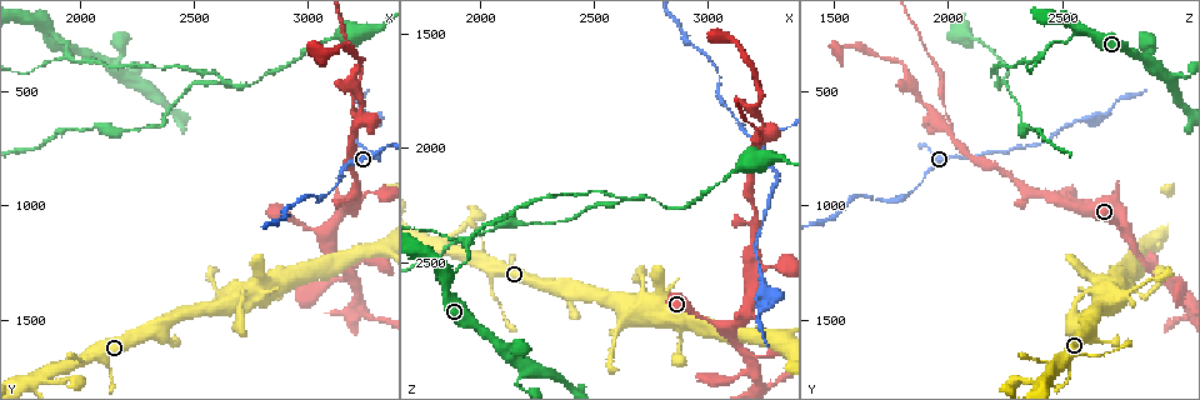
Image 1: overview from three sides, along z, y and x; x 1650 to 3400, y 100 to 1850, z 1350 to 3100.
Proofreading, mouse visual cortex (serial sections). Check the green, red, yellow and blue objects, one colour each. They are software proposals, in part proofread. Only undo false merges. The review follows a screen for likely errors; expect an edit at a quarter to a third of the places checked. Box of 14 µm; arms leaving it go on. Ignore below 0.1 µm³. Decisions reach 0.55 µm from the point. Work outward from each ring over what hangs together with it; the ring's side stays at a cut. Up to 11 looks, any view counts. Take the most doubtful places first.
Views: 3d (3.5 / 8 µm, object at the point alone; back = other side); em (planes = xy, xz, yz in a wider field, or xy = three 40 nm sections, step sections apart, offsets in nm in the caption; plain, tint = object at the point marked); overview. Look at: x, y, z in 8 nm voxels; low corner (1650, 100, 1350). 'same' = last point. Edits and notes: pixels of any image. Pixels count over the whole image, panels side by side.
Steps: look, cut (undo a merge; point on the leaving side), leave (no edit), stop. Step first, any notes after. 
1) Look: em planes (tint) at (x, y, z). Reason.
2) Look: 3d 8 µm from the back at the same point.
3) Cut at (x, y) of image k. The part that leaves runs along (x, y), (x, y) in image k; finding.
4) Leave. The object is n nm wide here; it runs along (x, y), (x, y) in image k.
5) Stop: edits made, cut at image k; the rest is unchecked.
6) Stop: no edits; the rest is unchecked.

Look: 3d 8 µm at (3230, 620, 1960). Abrupt turn.

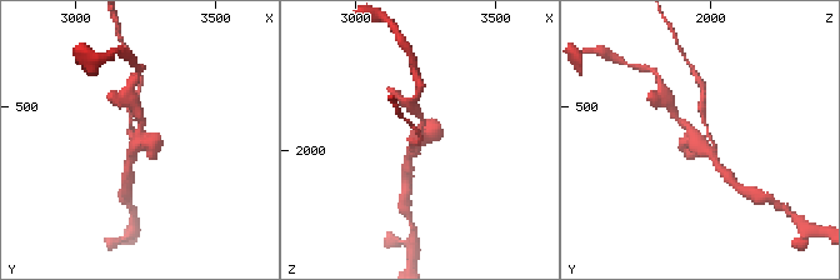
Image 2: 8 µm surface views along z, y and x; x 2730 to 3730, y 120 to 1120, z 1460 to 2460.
Look: em xy step 1 (tint) at (3230, 620, 1950).

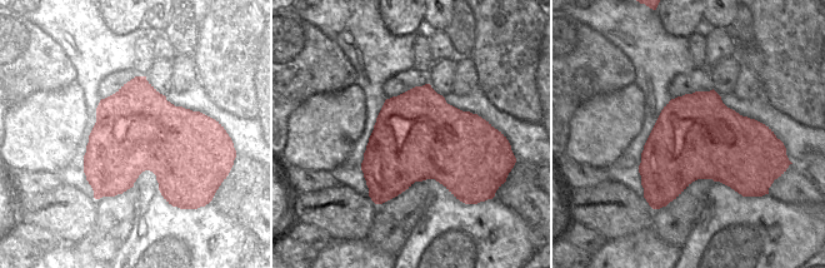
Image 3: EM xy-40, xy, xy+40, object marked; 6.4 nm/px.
Cut at (701, 108) of image 2. A second cell is stuck on.

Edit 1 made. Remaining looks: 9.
Look: overview.

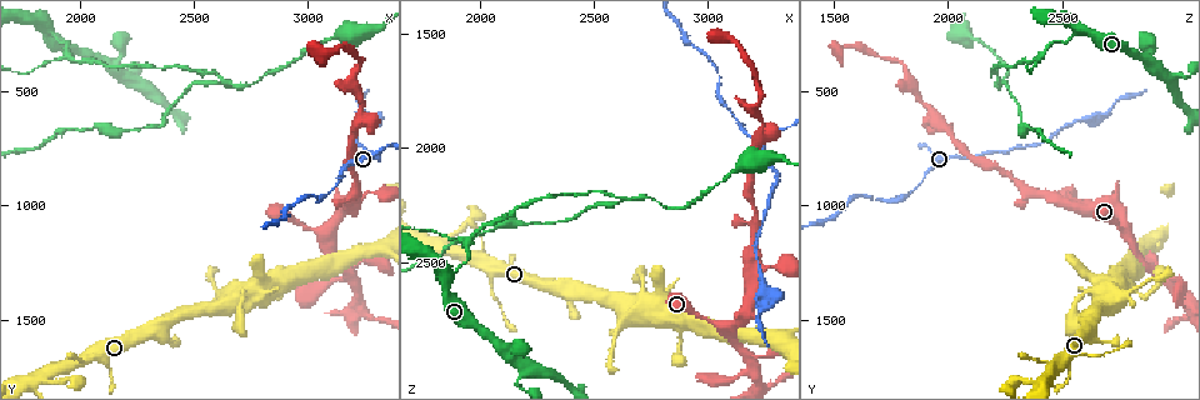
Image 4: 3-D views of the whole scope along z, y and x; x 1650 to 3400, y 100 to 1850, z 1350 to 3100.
Look: 3d 3.5 µm at (3240, 620, 2600). Thick turns thin.

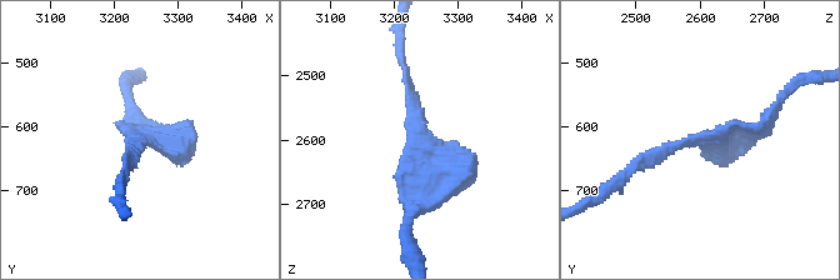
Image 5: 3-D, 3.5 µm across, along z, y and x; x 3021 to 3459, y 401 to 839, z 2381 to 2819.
Look: em planes (tint) at (3235, 620, 2600).

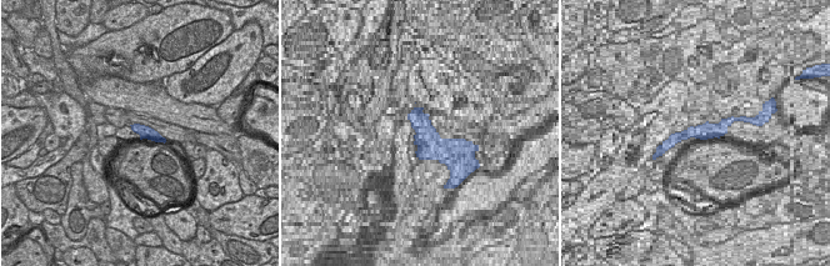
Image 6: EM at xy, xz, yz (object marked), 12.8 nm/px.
Leave. All the same cell.

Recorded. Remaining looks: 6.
Look: 3d 3.5 µm at (2210, 450, 2960). Side arm on a straight run.

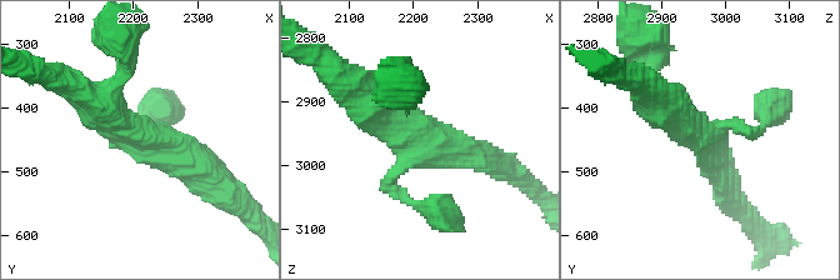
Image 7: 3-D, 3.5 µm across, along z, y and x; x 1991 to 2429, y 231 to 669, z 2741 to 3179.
Look: em xy step 5 (tint) at (2215, 445, 2960). Need the tissue.

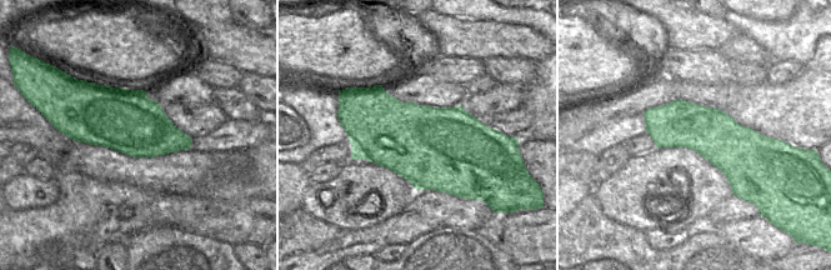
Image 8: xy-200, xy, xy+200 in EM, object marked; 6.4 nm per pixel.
Leave. The arms are 200, 400, 400 nm wide; it runs along (83, 94), (209, 171) in image 7; all the same cell.

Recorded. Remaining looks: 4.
Look: 3d 8 µm at (2670, 1410, 2720).

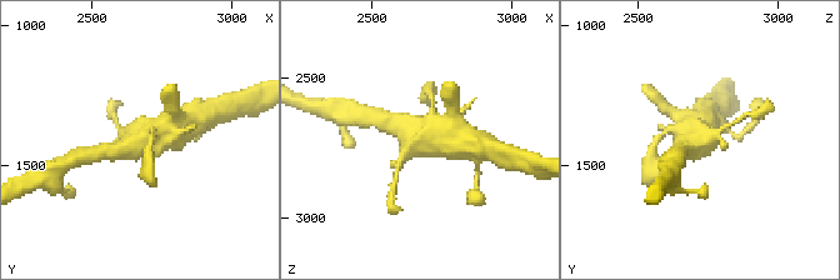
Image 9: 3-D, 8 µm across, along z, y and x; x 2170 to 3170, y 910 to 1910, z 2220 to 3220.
Look: em xy step 2 (tint) at (2680, 1420, 2710).

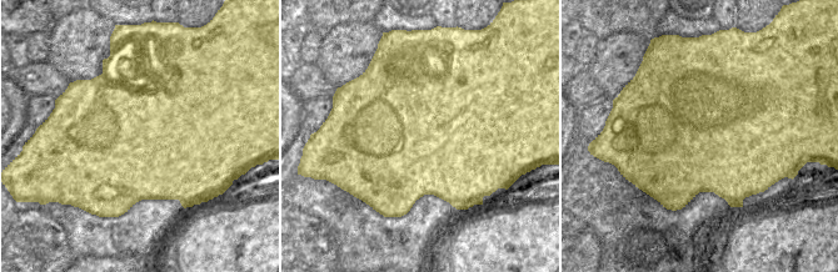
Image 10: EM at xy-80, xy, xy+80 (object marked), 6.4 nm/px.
Leave. Continuous, no second cell.

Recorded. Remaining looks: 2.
Stop: edits made, cut at image 2; the rest is unchecked.

